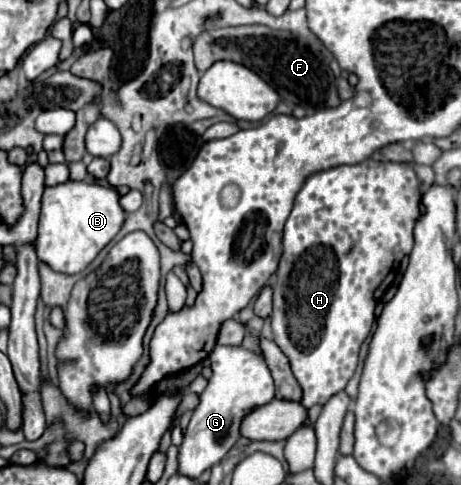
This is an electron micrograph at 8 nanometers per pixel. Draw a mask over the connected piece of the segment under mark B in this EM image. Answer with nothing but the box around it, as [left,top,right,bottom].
[36,181,126,275]

